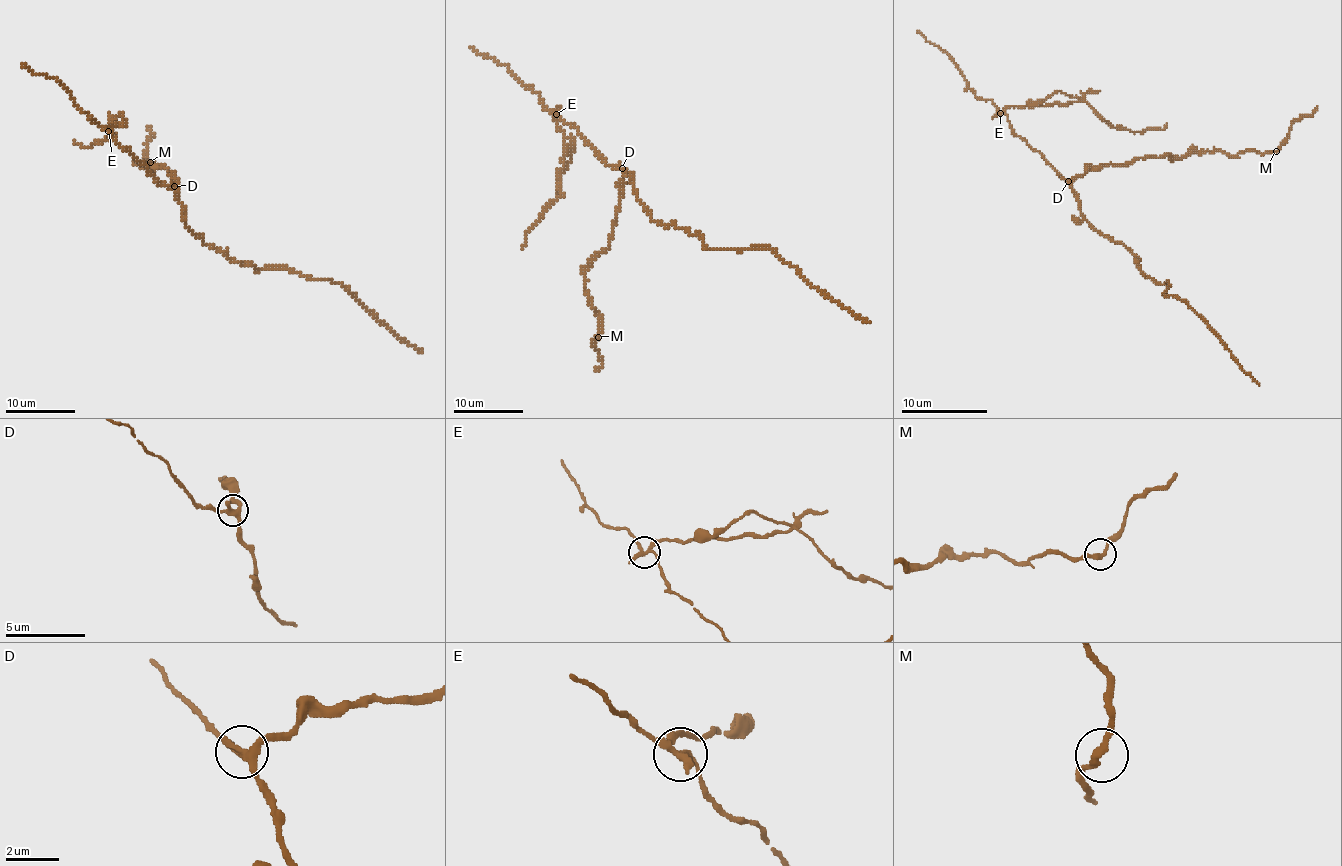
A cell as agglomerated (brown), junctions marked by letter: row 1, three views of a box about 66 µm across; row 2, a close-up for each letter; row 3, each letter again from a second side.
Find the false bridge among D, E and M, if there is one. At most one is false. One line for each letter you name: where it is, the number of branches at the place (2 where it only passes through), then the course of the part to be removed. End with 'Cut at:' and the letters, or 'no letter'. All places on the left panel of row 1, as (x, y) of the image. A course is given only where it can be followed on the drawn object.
E: Place: (108, 131). Branches: 3. Course of the part to remove: (108, 131), (110, 125), (118, 125), (110, 122), (113, 136), (101, 143), (80, 146), (73, 139)
Cut at: E

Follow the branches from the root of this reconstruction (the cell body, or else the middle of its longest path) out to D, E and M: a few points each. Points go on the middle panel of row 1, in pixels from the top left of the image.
D: (636, 192), (633, 180), (622, 168)
E: (636, 192), (633, 180), (622, 170), (608, 166), (575, 126), (566, 125), (556, 114)
M: (636, 192), (626, 172), (610, 245), (594, 259), (584, 274), (584, 290), (600, 318), (598, 337)

